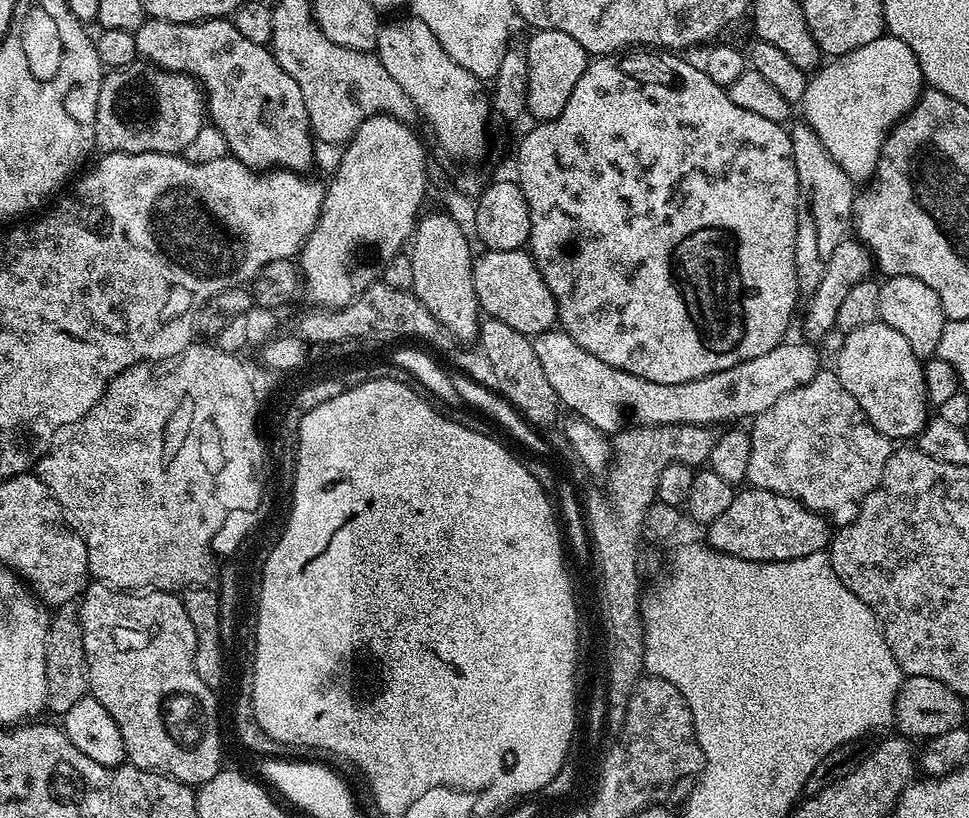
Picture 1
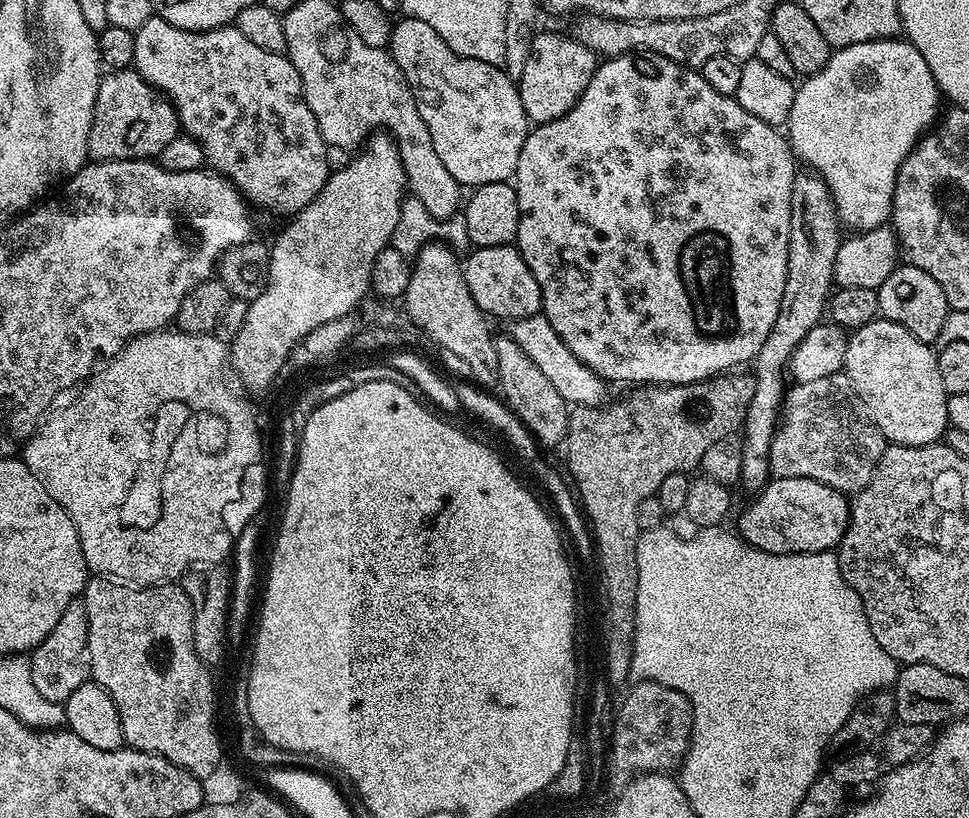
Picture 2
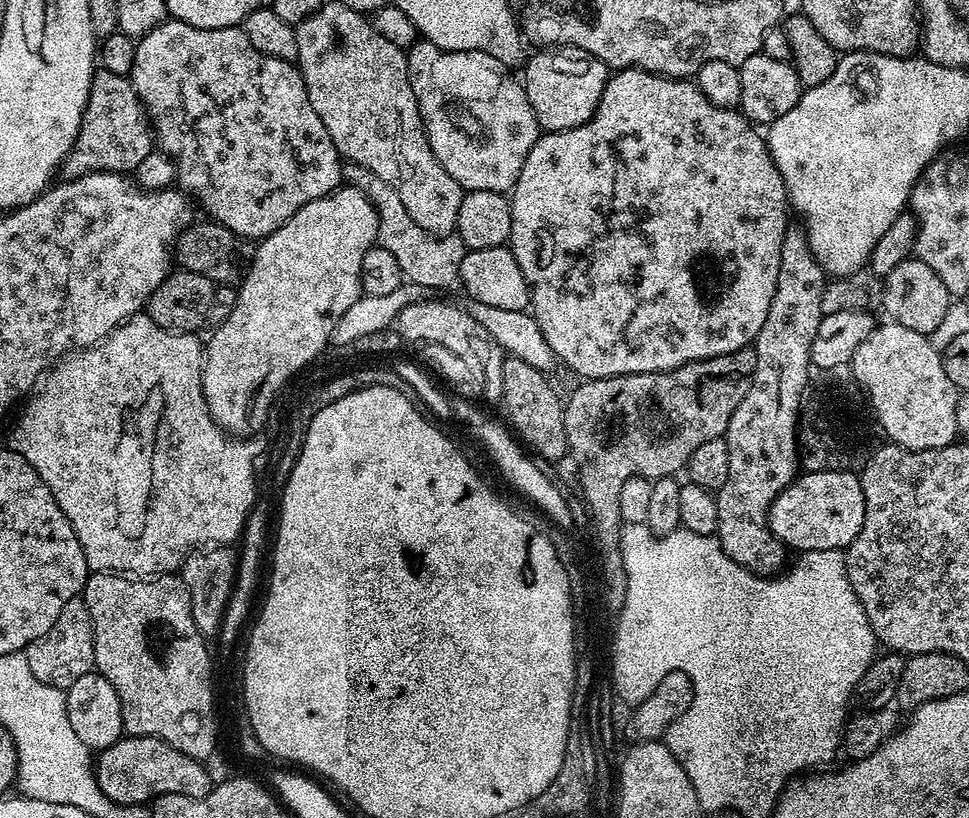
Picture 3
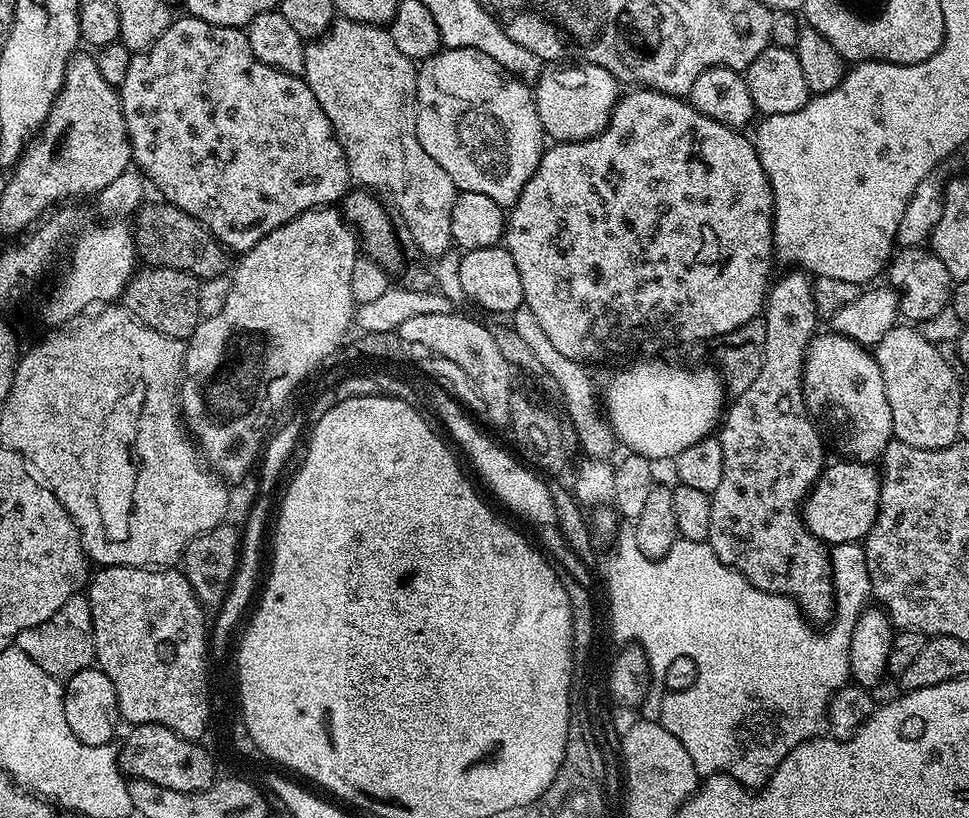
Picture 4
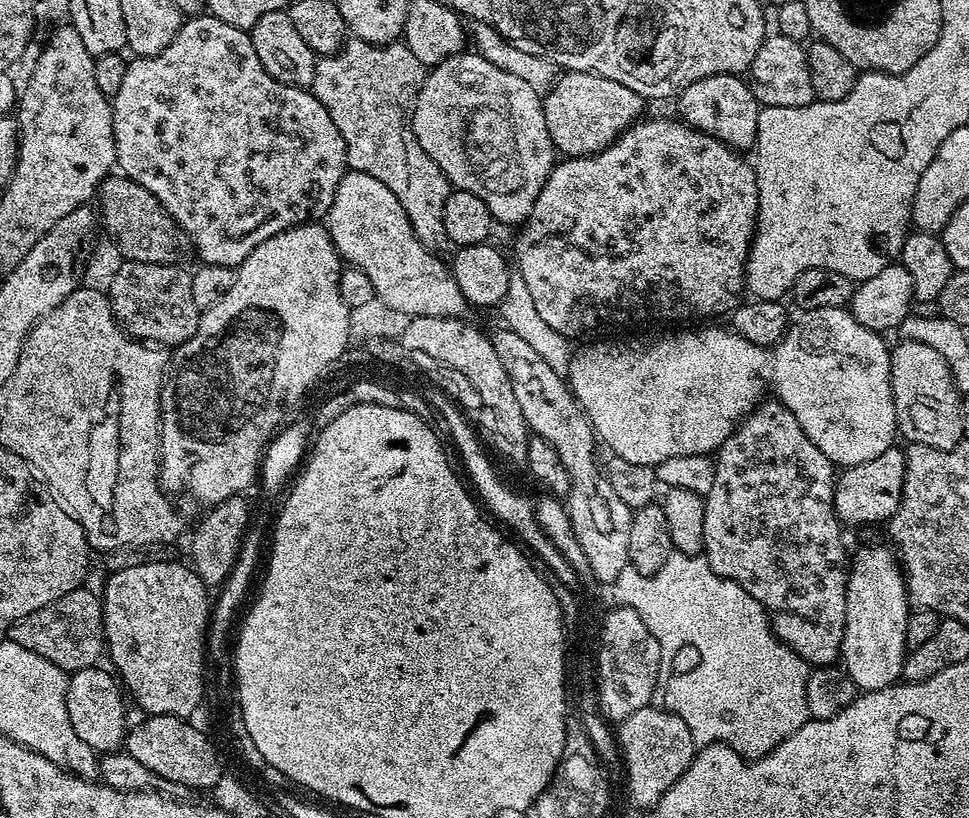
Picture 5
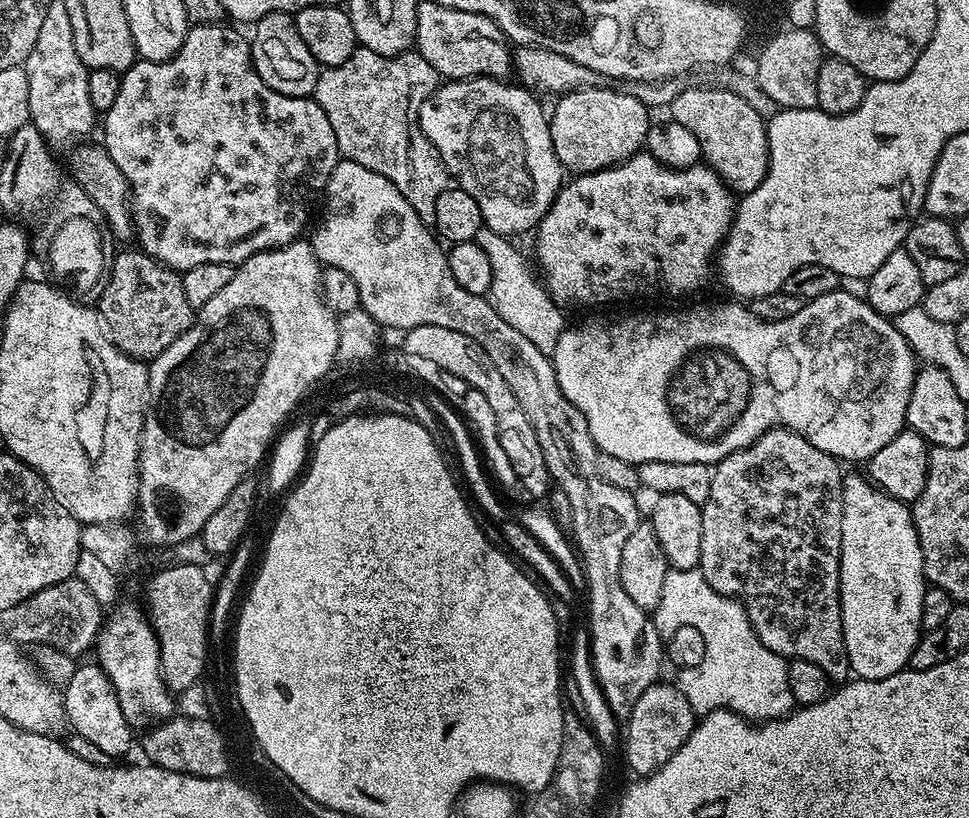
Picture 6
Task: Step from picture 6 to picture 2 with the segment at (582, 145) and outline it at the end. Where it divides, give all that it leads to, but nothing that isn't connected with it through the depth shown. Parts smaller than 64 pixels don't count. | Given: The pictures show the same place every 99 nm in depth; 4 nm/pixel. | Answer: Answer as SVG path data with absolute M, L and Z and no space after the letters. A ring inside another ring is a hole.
M537 31L518 81L522 110L526 110L533 125L554 122L562 118L562 114L569 112L578 98L582 98L582 90L590 86L590 78L598 63L596 53L571 35L568 37L560 32L544 31Z

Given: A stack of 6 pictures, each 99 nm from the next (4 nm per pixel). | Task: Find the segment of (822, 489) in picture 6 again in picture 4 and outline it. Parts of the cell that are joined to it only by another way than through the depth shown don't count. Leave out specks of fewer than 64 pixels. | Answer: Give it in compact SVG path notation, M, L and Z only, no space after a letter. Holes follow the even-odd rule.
M788 270L780 281L773 283L766 293L766 299L762 309L762 319L766 326L766 350L764 351L764 361L762 370L758 370L758 378L750 382L750 386L745 392L735 397L731 401L732 409L725 411L722 416L722 423L718 428L718 439L722 446L722 482L718 482L718 490L714 490L710 495L712 505L710 506L710 534L707 538L707 544L712 547L714 554L726 566L730 566L735 572L741 572L758 590L766 590L770 594L778 594L790 598L800 607L813 625L824 626L831 621L832 613L836 610L836 591L832 585L832 557L829 549L814 534L810 534L808 527L804 525L802 515L802 505L805 497L811 492L812 487L816 485L816 479L826 467L824 460L824 448L820 445L820 436L816 433L817 425L808 410L804 406L804 355L808 349L808 343L812 340L814 333L817 331L816 323L818 317L816 307L814 306L814 294L812 293L812 280L809 279L803 271Z

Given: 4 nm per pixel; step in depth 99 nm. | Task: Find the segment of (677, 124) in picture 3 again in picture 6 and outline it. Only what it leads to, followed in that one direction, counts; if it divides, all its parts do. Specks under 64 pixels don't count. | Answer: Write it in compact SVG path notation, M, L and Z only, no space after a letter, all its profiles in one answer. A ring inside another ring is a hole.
M641 150L635 152L628 160L603 168L597 172L586 172L571 177L561 187L560 193L554 198L550 210L541 218L534 229L536 236L536 260L544 271L542 276L543 287L547 288L549 295L561 306L567 304L612 304L615 300L632 300L635 296L688 296L696 292L708 280L708 275L714 272L714 257L720 251L729 230L732 229L732 219L736 216L738 207L737 197L731 188L725 184L724 179L707 163L692 164L689 168L680 168L664 164L656 159L651 152Z

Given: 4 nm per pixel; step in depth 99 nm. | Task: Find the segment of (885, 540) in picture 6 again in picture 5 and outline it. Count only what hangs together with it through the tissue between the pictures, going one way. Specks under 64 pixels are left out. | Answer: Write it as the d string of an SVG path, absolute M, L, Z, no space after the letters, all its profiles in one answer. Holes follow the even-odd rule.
M887 543L876 544L873 548L860 548L856 557L851 557L847 569L848 589L846 590L846 630L840 651L842 667L860 692L873 692L888 688L901 679L904 658L909 651L906 642L906 622L910 611L908 588L904 585L904 569L897 553Z

